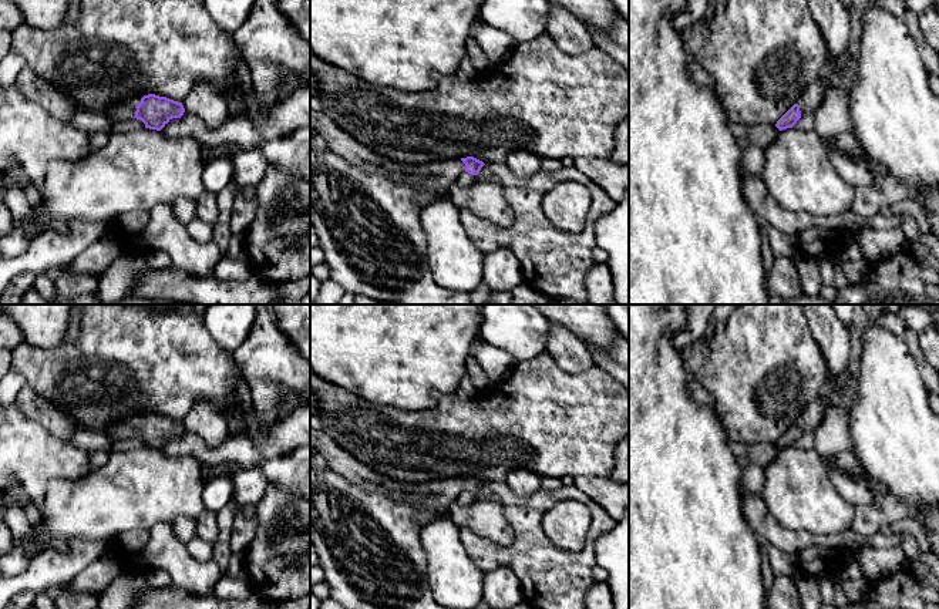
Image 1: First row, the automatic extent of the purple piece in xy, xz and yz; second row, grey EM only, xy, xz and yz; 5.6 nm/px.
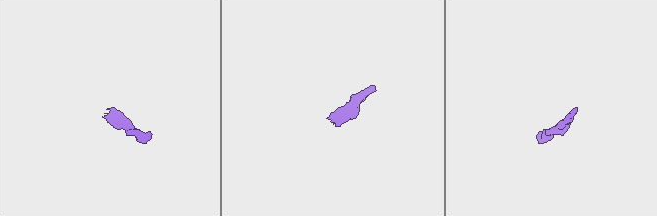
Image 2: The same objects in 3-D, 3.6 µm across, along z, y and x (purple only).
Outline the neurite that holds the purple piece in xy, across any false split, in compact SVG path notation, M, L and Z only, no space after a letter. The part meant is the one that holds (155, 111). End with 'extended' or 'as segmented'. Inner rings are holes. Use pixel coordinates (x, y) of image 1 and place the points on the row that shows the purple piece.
M148 94L129 98L105 114L112 121L125 121L129 118L141 120L145 128L161 131L172 118L181 118L185 112L182 102Z | extended

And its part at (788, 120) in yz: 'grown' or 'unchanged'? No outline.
grown

